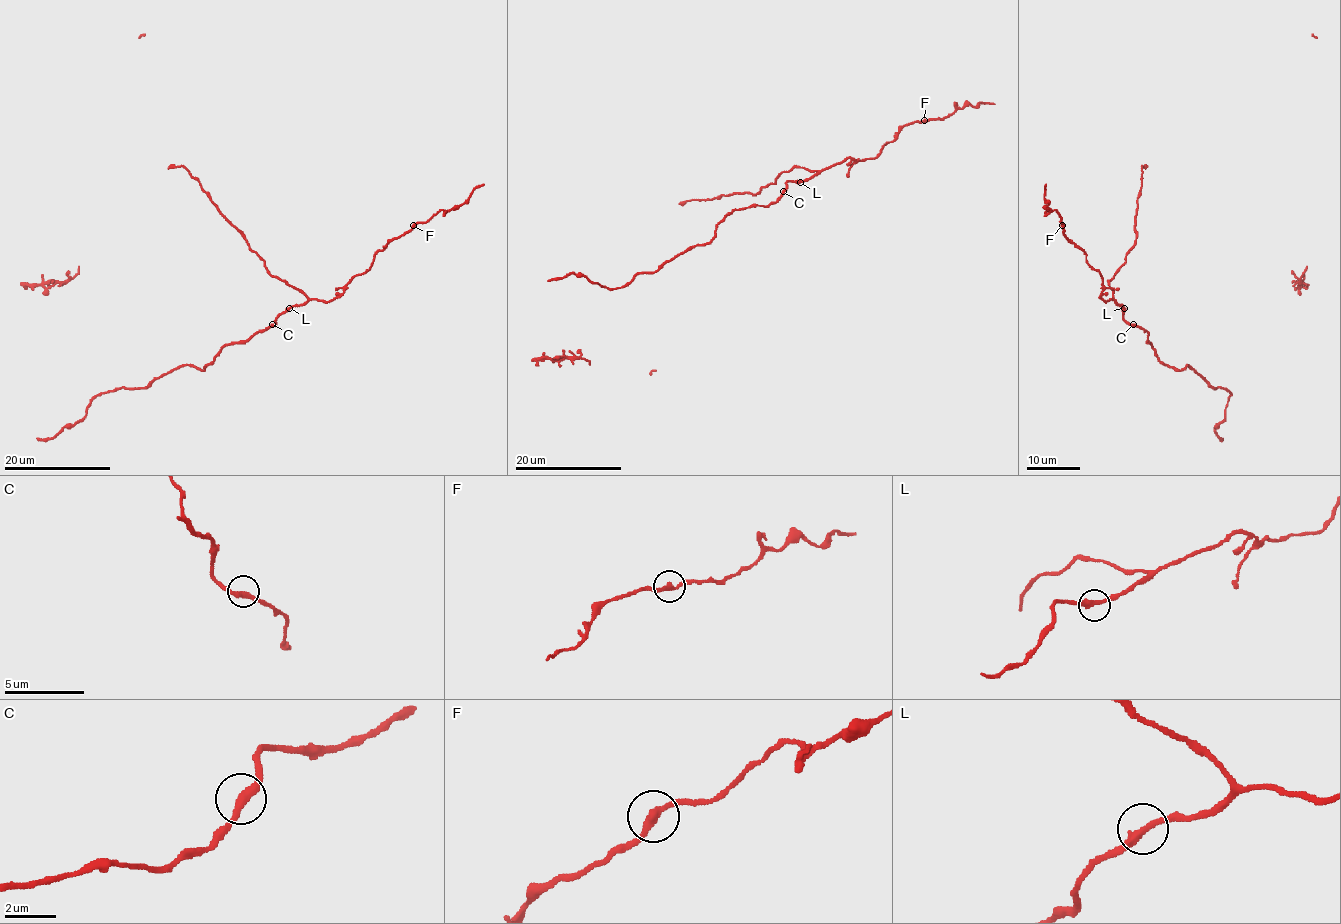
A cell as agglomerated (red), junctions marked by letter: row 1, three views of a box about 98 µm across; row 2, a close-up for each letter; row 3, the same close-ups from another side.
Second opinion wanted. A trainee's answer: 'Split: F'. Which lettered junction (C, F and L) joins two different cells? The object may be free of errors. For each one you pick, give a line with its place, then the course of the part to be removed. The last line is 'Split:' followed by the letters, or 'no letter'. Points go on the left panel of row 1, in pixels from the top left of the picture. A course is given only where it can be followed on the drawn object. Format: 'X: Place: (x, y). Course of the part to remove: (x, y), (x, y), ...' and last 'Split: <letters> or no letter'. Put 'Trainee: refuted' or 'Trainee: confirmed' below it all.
F: Place: (413, 225). Course of the part to remove: (413, 225), (426, 222), (441, 210), (460, 206), (484, 183)
Split: F
Trainee: confirmed

